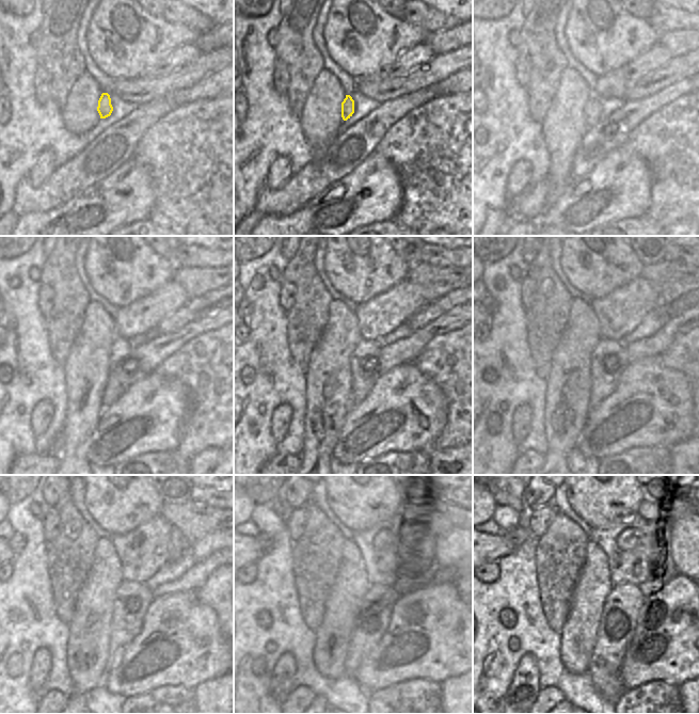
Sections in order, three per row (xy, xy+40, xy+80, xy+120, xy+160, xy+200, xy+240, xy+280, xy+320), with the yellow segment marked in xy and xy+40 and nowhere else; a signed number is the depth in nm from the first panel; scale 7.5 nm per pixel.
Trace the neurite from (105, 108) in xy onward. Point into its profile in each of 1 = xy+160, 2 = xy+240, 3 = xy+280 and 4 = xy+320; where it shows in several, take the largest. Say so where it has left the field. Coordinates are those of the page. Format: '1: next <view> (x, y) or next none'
1: next xy+160 (365, 374)
2: next xy+240 (132, 599)
3: next xy+280 (371, 621)
4: next xy+320 (617, 623)

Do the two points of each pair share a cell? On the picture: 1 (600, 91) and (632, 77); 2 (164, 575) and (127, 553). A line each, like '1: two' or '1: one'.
1: one
2: two

